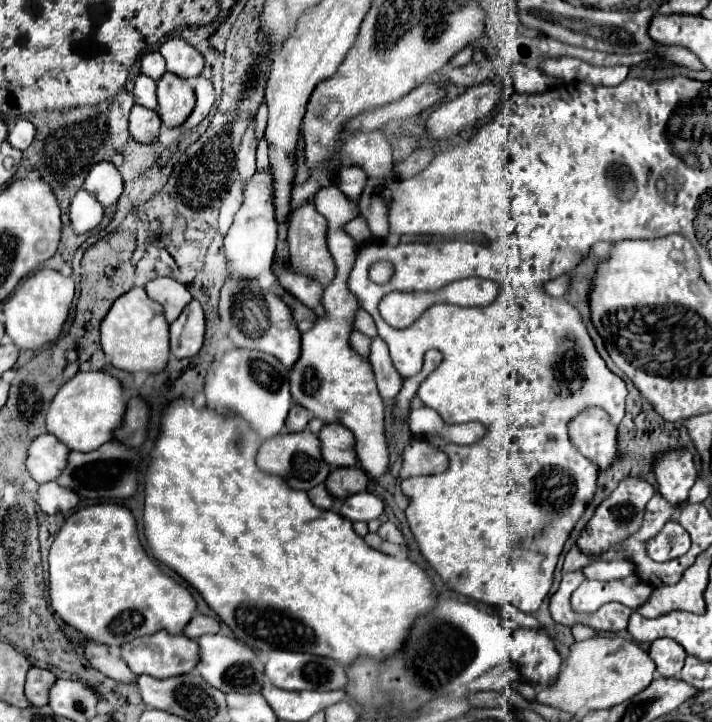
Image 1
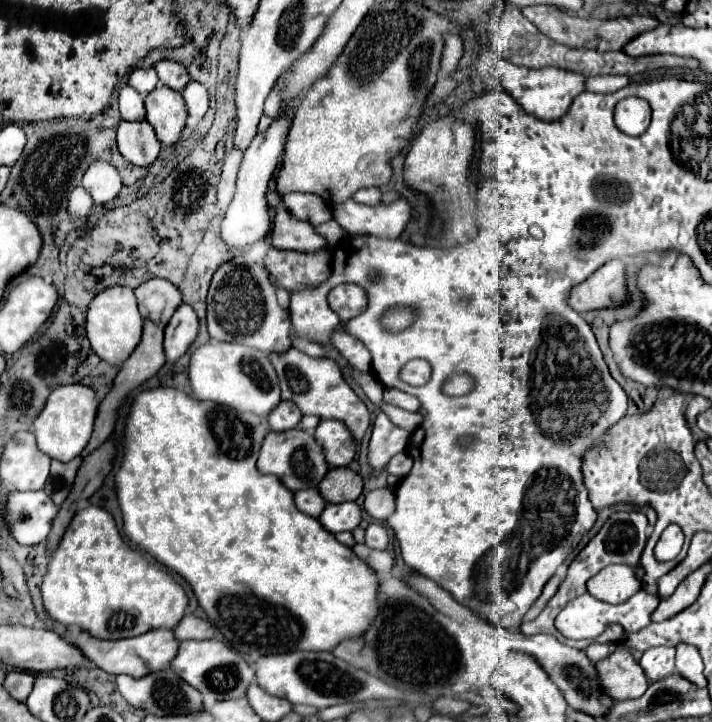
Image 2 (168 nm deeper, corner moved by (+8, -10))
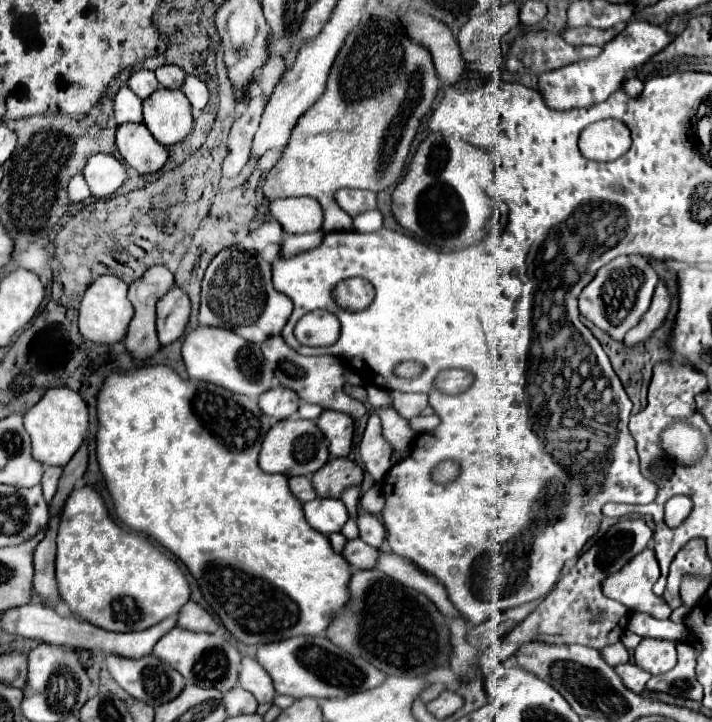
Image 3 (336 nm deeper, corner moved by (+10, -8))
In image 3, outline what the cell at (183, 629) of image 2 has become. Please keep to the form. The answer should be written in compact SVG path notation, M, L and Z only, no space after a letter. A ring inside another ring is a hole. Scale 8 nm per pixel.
M188 601L182 607L182 611L178 615L178 627L186 629L186 631L194 631L194 633L214 633L218 629L212 615L206 609L202 609L200 605L196 605L194 601Z

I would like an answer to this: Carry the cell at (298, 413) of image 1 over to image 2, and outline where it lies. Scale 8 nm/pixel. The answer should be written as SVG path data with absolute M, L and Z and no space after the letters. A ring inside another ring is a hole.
M280 401L280 405L268 415L268 423L274 431L288 431L296 427L300 419L302 419L302 413L292 401Z

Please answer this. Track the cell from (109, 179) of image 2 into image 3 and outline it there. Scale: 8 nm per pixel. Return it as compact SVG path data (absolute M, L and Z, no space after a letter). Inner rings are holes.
M114 155L90 157L82 173L94 197L112 195L126 179L126 167Z

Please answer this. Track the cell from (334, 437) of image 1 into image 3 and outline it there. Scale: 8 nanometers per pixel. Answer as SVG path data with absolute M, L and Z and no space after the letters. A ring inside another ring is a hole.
M322 411L318 417L318 429L328 439L330 457L348 457L354 435L354 421L350 415L340 411Z

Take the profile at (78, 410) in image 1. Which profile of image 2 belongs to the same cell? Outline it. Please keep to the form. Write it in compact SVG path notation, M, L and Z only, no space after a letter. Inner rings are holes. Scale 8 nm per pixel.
M80 383L56 387L50 393L42 413L34 419L34 435L38 441L38 449L46 453L50 459L58 459L62 463L68 463L70 459L78 457L92 435L96 409L98 409L98 401L90 387Z

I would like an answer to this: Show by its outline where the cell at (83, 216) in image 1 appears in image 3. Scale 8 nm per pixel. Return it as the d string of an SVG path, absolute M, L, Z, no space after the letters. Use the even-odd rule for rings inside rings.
M78 173L78 175L74 175L70 179L70 183L68 183L68 195L70 195L72 203L82 203L84 199L90 197L90 189L88 189L82 173Z

